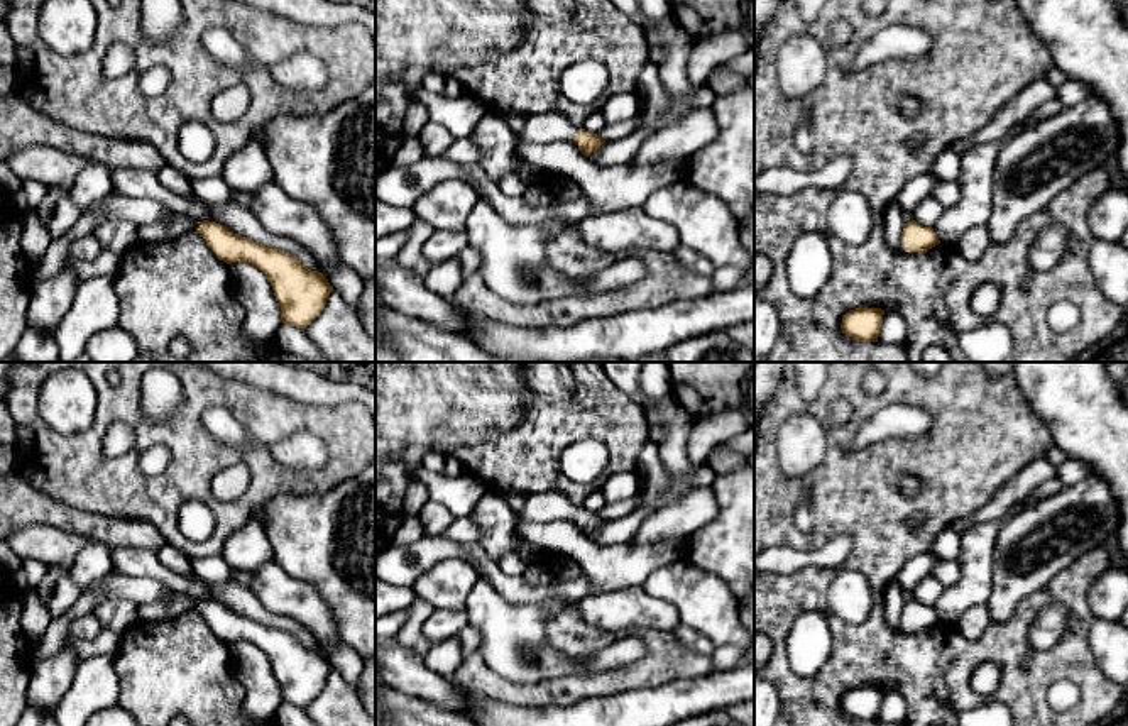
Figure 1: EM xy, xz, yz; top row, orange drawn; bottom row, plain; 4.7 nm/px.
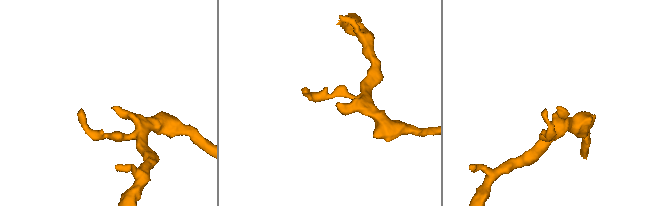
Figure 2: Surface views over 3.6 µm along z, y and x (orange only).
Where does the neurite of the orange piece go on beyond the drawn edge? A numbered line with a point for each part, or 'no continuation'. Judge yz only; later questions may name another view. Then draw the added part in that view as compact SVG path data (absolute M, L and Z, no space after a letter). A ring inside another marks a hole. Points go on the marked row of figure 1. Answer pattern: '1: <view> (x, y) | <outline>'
no continuation

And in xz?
1: xz (540, 127) | M528 113L516 144L573 142L580 127L573 125L561 113Z

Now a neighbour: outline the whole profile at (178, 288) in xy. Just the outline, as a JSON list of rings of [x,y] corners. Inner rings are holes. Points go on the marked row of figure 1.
[[[186,232],[157,244],[137,240],[122,254],[120,269],[115,274],[115,293],[120,310],[118,325],[130,332],[139,345],[139,354],[132,362],[304,362],[274,340],[257,342],[244,333],[245,308],[235,296],[228,264],[216,257],[198,232]],[[178,337],[191,345],[188,357],[178,357],[171,350]]]

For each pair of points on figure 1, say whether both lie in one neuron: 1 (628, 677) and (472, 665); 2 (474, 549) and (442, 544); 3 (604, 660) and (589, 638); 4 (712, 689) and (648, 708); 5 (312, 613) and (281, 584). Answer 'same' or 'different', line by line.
1: same
2: different
3: different
4: same
5: same

